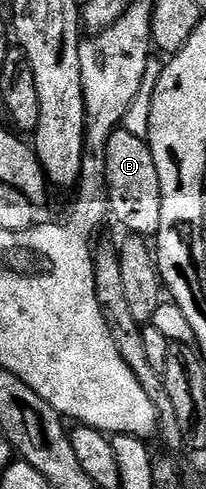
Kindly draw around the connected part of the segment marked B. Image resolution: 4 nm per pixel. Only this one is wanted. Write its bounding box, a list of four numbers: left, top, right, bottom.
[106,129,162,236]

